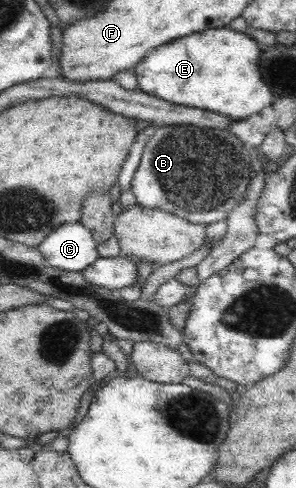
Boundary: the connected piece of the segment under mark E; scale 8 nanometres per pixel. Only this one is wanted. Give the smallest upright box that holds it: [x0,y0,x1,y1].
[135,27,274,121]

